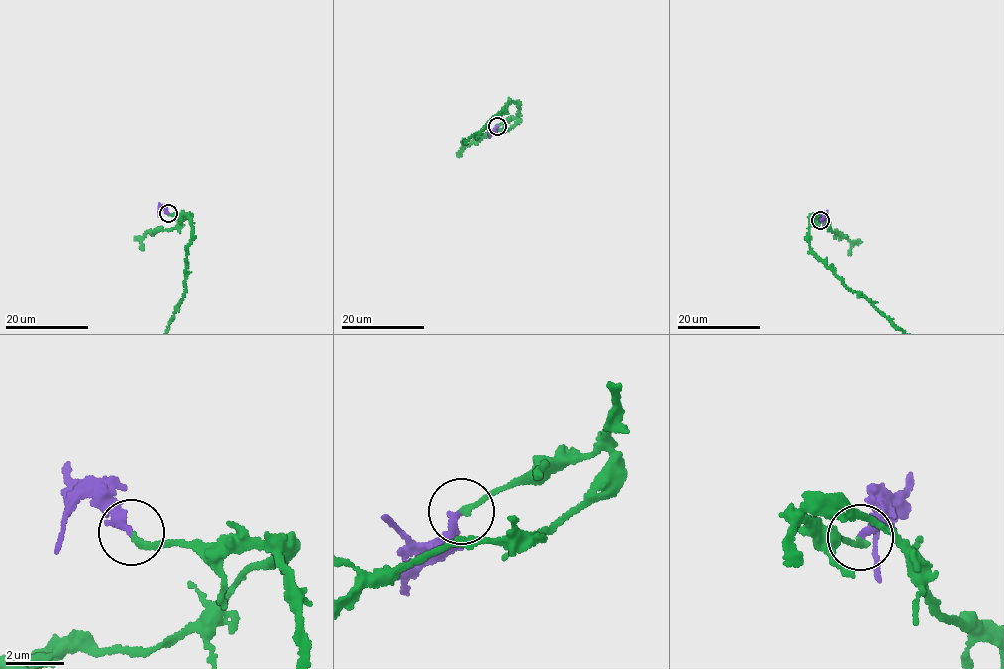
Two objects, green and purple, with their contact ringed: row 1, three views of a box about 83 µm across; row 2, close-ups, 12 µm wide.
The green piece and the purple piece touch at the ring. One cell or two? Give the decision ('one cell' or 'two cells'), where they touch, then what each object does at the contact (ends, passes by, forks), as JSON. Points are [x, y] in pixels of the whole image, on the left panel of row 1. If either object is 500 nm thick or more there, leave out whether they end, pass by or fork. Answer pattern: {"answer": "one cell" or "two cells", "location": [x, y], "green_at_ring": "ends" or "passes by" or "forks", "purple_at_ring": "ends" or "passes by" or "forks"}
{"answer": "one cell", "location": [168, 213], "green_at_ring": "ends", "purple_at_ring": "ends"}

